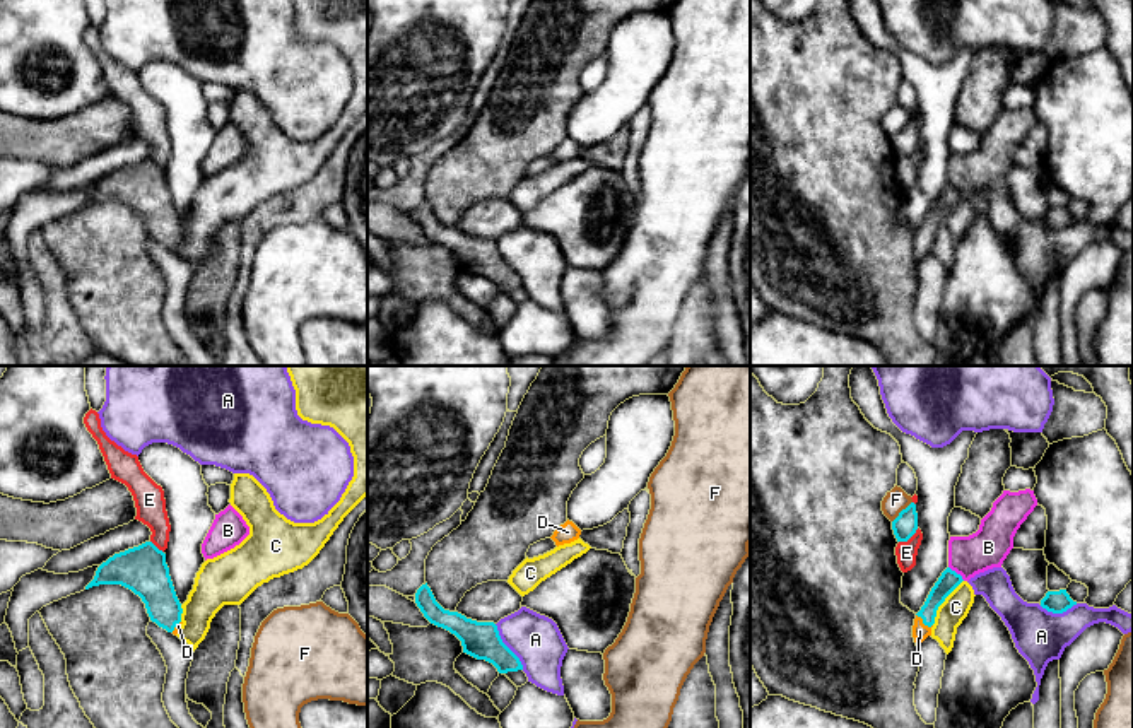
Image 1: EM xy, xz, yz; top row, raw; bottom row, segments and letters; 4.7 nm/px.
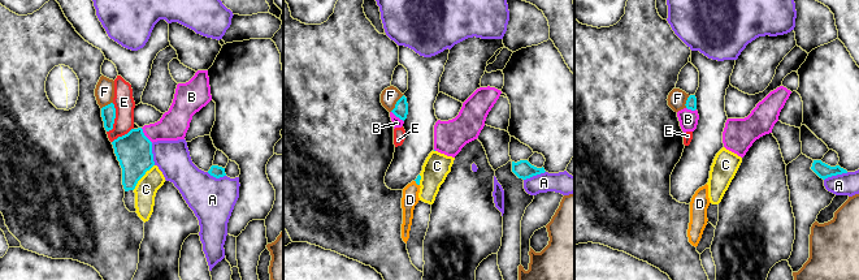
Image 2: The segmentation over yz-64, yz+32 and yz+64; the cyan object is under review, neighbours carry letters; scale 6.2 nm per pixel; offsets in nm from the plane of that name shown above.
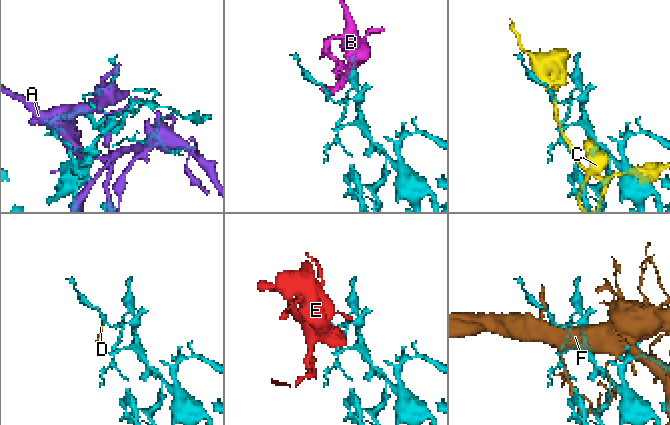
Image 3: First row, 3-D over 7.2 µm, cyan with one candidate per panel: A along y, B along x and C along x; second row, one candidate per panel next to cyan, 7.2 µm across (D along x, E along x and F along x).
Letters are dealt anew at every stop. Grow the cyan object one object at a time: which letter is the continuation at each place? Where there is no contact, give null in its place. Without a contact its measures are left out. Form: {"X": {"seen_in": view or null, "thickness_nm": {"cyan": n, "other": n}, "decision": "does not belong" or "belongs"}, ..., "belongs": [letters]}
{"A": {"seen_in": "xz", "thickness_nm": {"cyan": 180, "other": 240}, "decision": "does not belong"}, "B": {"seen_in": "yz", "thickness_nm": {"cyan": 90, "other": 190}, "decision": "does not belong"}, "C": {"seen_in": "yz", "thickness_nm": {"cyan": 90, "other": 130}, "decision": "does not belong"}, "D": {"seen_in": "yz", "thickness_nm": {"cyan": 90, "other": 80}, "decision": "belongs"}, "E": {"seen_in": "yz", "thickness_nm": {"cyan": 110, "other": 100}, "decision": "does not belong"}, "F": {"seen_in": "yz", "thickness_nm": {"cyan": 110, "other": 100}, "decision": "does not belong"}, "belongs": ["D"]}

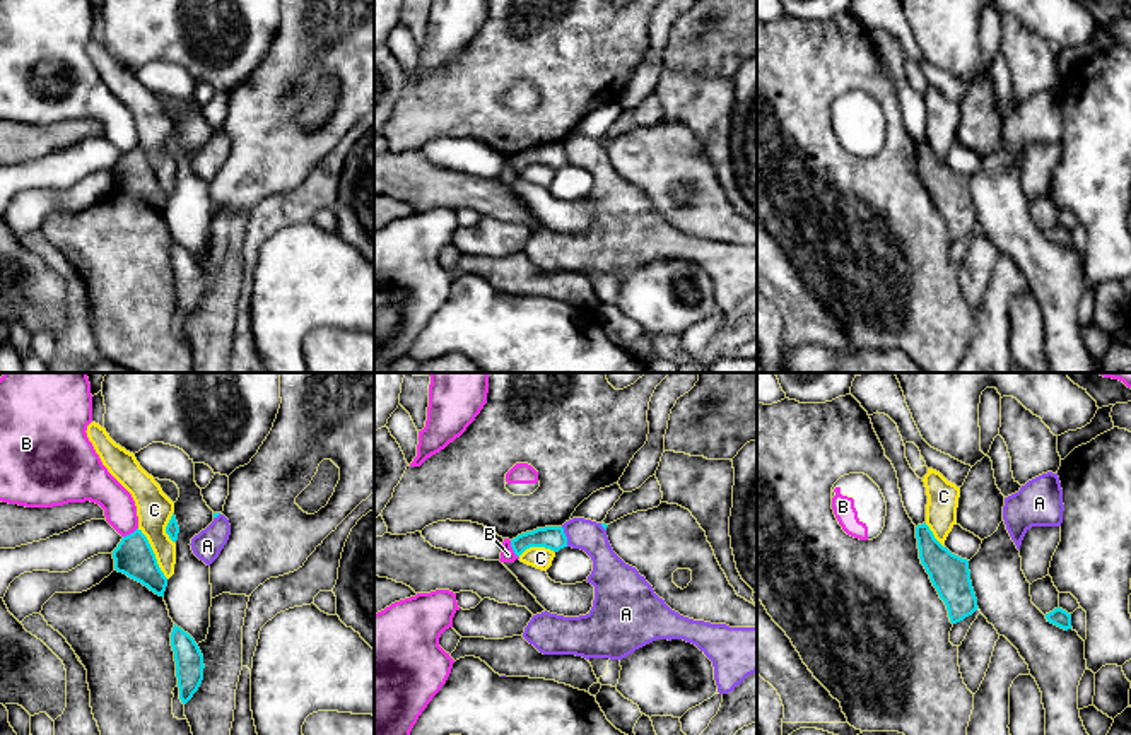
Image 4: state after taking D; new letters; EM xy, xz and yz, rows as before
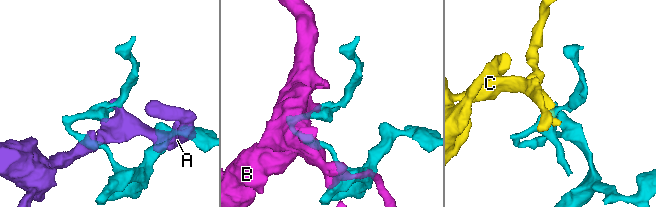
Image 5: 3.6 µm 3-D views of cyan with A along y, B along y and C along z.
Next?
{"A": {"seen_in": "xz", "thickness_nm": {"cyan": 110, "other": 150}, "decision": "does not belong"}, "B": {"seen_in": "xz", "thickness_nm": {"cyan": 110, "other": 70}, "decision": "does not belong"}, "C": {"seen_in": "xy", "thickness_nm": {"cyan": 190, "other": 170}, "decision": "does not belong"}, "belongs": []}

